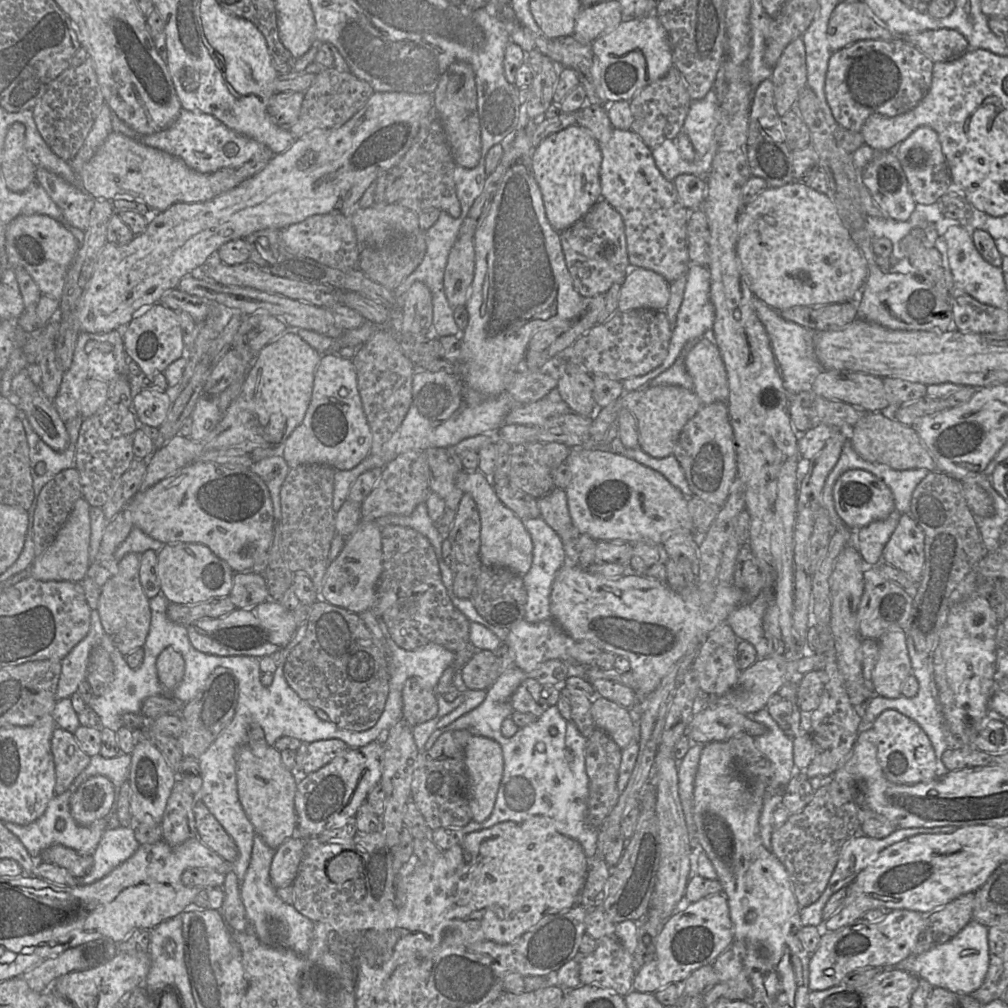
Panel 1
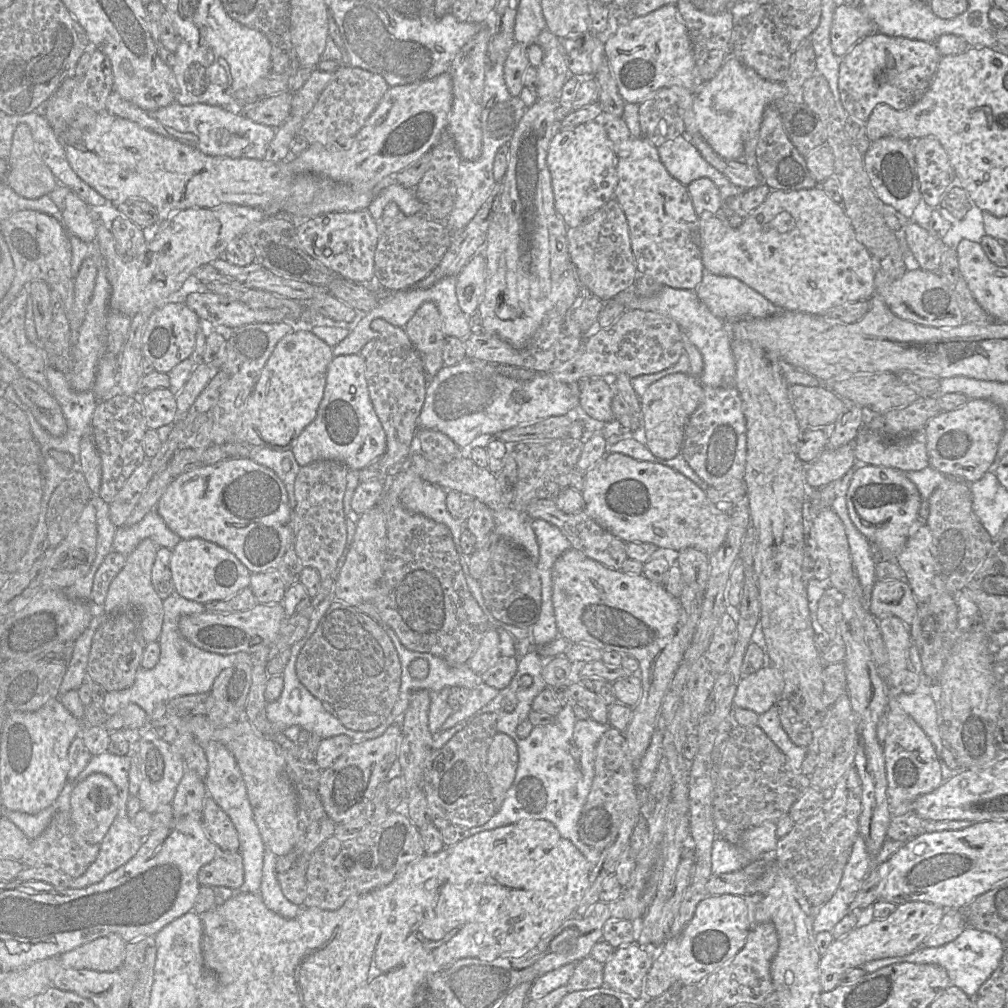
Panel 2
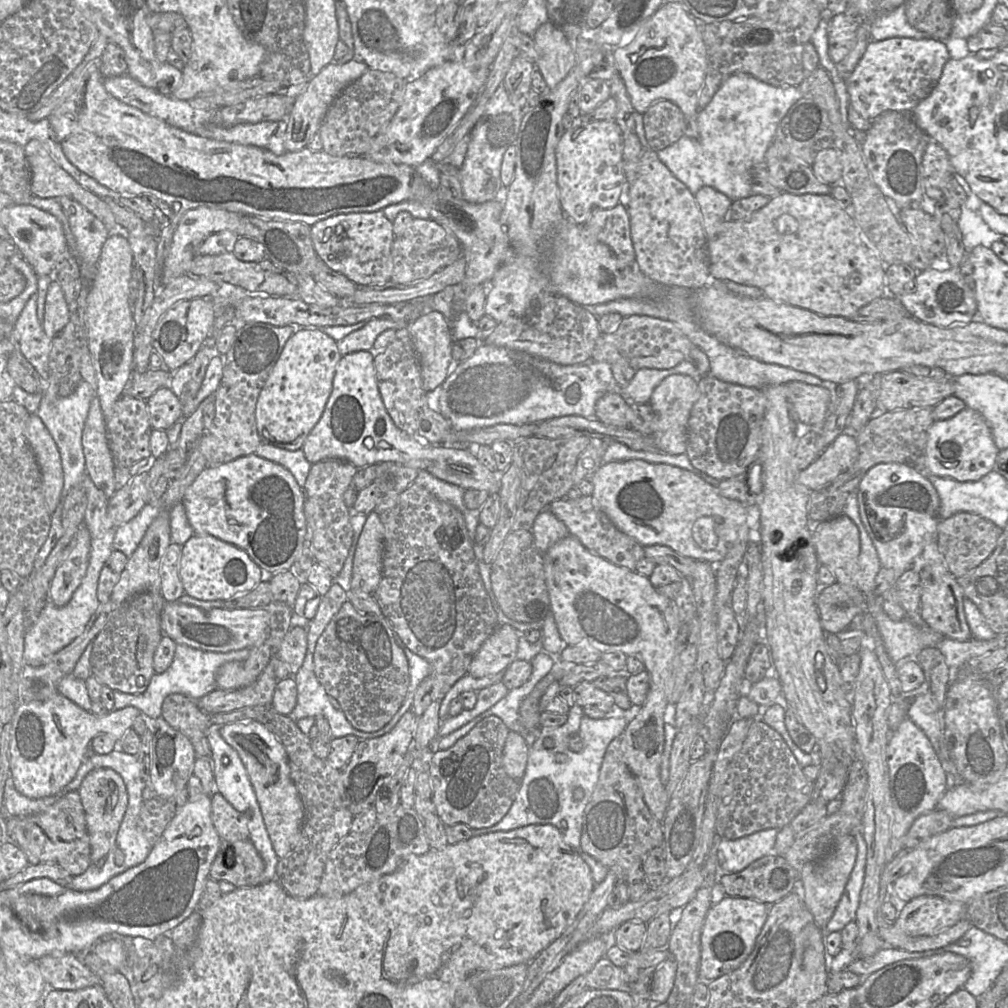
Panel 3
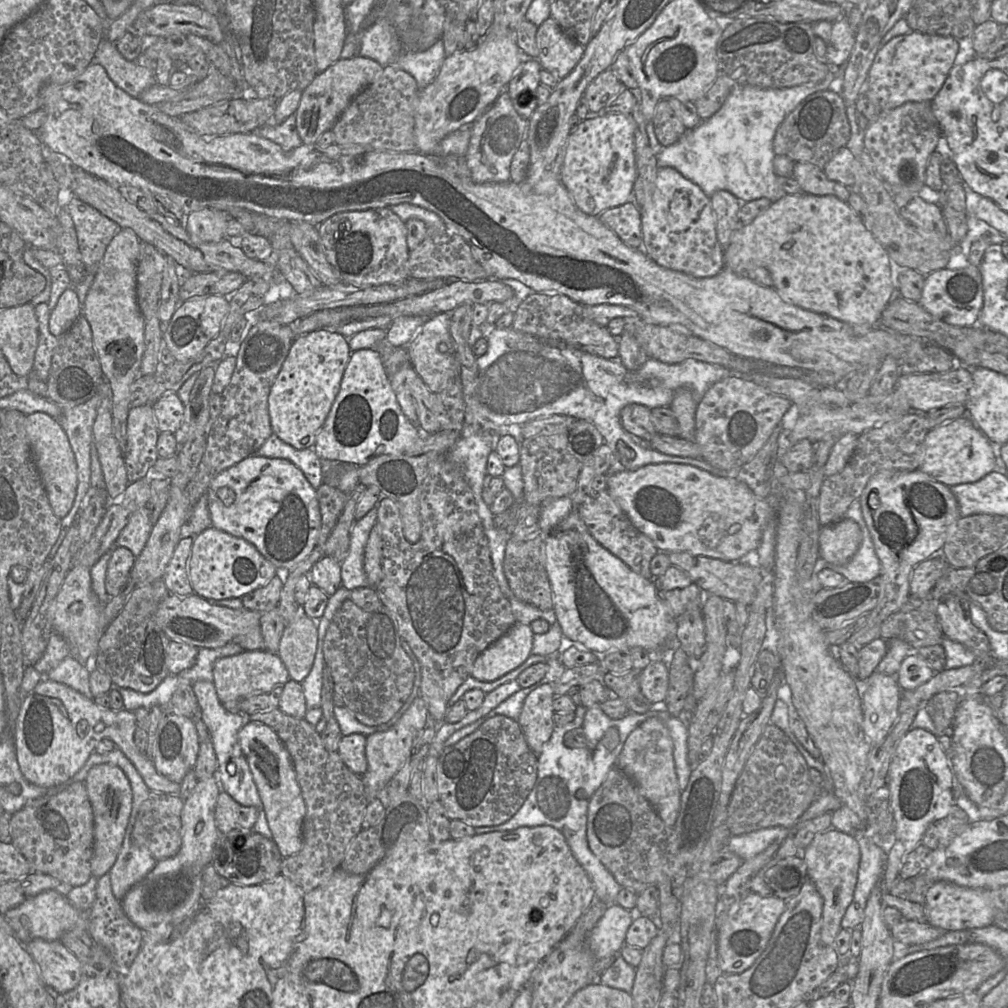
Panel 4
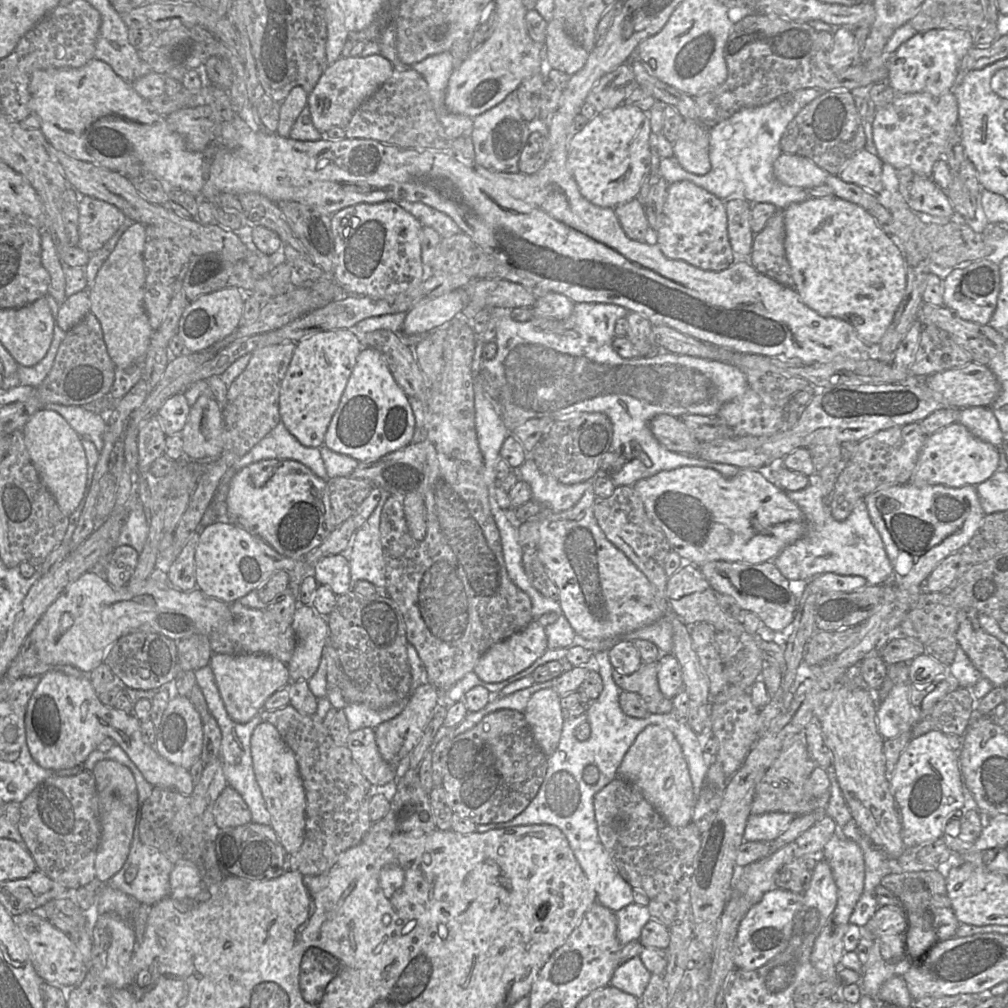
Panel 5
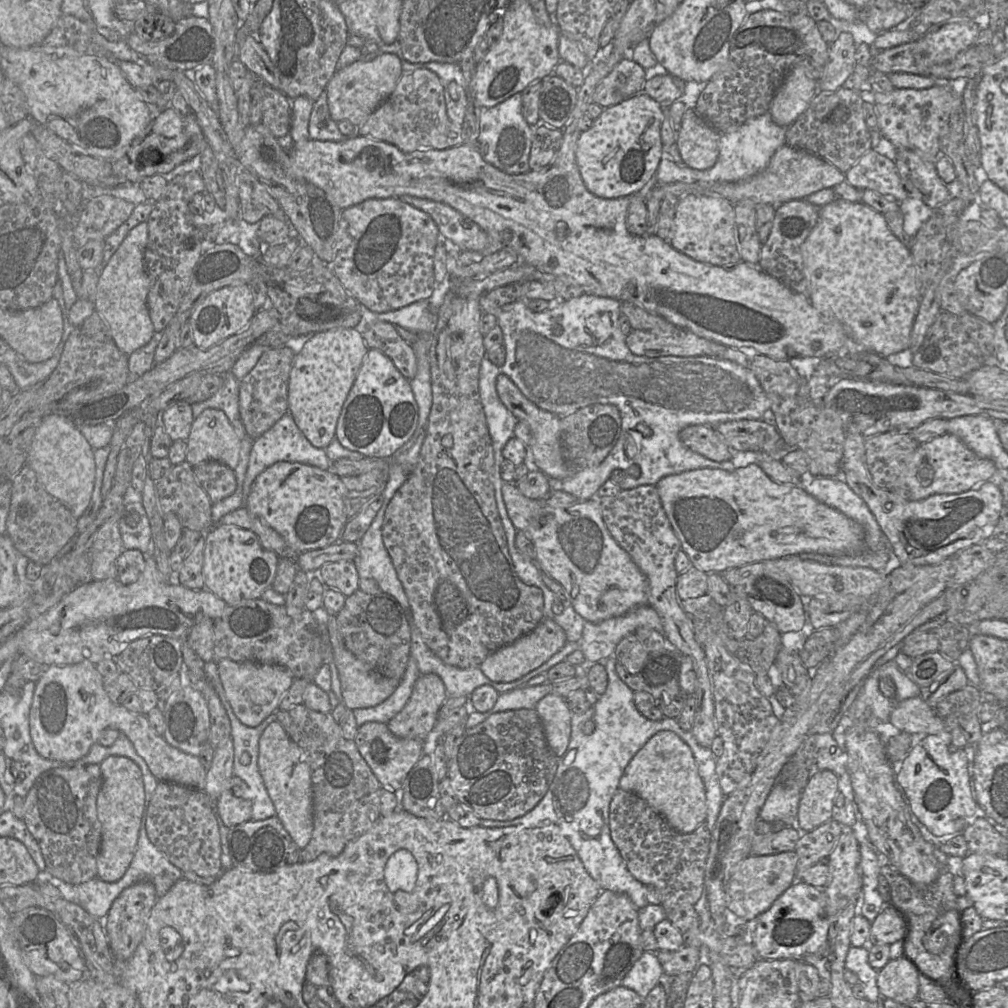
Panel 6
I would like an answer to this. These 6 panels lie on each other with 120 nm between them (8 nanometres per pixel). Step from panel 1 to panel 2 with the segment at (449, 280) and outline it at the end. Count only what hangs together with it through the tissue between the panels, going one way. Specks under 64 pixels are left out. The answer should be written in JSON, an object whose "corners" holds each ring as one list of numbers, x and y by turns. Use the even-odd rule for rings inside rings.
{"corners":[[482,252,474,255,456,276,456,296,467,315,477,313,485,289,486,261]]}

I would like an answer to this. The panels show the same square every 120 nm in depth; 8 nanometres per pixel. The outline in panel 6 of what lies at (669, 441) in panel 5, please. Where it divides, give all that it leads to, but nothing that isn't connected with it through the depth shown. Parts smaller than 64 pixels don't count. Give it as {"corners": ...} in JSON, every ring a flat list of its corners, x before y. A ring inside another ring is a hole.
{"corners":[[688,426,680,431,679,438,693,452,716,462,731,461,734,456,734,451,726,444,714,426]]}

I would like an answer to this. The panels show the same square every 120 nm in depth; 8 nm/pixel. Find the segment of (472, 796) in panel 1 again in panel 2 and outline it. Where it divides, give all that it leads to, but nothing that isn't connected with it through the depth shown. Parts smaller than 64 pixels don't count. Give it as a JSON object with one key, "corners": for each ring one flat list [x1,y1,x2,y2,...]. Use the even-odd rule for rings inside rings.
{"corners":[[497,733,487,753,487,776,497,811,515,778,518,758,515,740,507,734]]}

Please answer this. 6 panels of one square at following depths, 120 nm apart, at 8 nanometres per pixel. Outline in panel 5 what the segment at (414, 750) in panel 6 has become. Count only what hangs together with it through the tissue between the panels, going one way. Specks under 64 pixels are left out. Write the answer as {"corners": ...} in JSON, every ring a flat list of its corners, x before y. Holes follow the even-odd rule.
{"corners":[[361,728,350,732,345,745,365,778,375,786,385,785,397,779,396,767,381,756,372,728]]}

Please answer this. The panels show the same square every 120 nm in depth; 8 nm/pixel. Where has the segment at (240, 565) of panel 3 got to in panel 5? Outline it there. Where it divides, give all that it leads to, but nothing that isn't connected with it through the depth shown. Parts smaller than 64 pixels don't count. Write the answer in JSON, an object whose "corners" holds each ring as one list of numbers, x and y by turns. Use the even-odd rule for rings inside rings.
{"corners":[[215,521,200,532,195,552,196,588,227,604,263,586,277,571,292,571,303,559,285,557,259,537,229,521]]}

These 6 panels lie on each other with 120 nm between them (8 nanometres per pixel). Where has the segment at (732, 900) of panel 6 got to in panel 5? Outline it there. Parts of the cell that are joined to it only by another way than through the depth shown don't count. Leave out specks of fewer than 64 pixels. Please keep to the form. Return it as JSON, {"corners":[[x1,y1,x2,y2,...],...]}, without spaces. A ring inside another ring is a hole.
{"corners":[[794,841,778,851,743,867,736,867,732,888,746,896,751,905,757,904,765,893,775,890,775,875,785,864,793,861]]}

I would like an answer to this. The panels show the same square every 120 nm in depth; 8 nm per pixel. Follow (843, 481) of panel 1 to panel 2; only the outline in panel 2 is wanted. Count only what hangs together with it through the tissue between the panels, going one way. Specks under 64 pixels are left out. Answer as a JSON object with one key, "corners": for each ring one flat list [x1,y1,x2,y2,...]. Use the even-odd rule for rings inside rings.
{"corners":[[860,465,855,470,846,495,850,519,857,529,878,550,881,560,894,560,902,551,909,538,910,528,918,519,921,501,917,487,905,476,905,473,893,468,871,465]]}

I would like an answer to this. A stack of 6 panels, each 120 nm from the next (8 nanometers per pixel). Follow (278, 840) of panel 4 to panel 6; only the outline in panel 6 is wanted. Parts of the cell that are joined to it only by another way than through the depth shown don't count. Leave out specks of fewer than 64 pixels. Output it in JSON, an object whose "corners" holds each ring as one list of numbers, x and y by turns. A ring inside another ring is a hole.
{"corners":[[278,721,270,723,261,734,258,768,275,806,276,816,297,846,303,849,313,831,311,772,304,752,290,739]]}

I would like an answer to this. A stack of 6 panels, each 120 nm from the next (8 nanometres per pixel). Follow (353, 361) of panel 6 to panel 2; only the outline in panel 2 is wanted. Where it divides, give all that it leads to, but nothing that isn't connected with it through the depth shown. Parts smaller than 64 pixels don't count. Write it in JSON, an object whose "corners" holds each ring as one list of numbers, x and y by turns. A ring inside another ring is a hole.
{"corners":[[292,331,276,344,246,400,242,415,244,442,251,447,291,450,303,429,316,417,323,398,326,374,334,355,312,331]]}

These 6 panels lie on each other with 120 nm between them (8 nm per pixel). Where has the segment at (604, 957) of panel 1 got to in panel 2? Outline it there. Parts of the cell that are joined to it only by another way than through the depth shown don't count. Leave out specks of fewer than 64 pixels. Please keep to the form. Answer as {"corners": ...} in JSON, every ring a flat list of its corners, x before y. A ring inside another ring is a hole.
{"corners":[[636,942,615,948,611,958,604,963,604,986,623,992,632,999,646,996,643,982,654,959,651,952]]}

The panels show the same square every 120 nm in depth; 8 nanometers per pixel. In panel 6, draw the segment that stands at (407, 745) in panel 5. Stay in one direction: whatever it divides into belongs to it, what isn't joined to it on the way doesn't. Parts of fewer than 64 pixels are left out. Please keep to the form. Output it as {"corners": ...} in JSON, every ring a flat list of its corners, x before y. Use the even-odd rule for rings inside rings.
{"corners":[[420,675,405,706,387,722,388,729,399,738,425,740,447,697,445,685,438,675]]}

